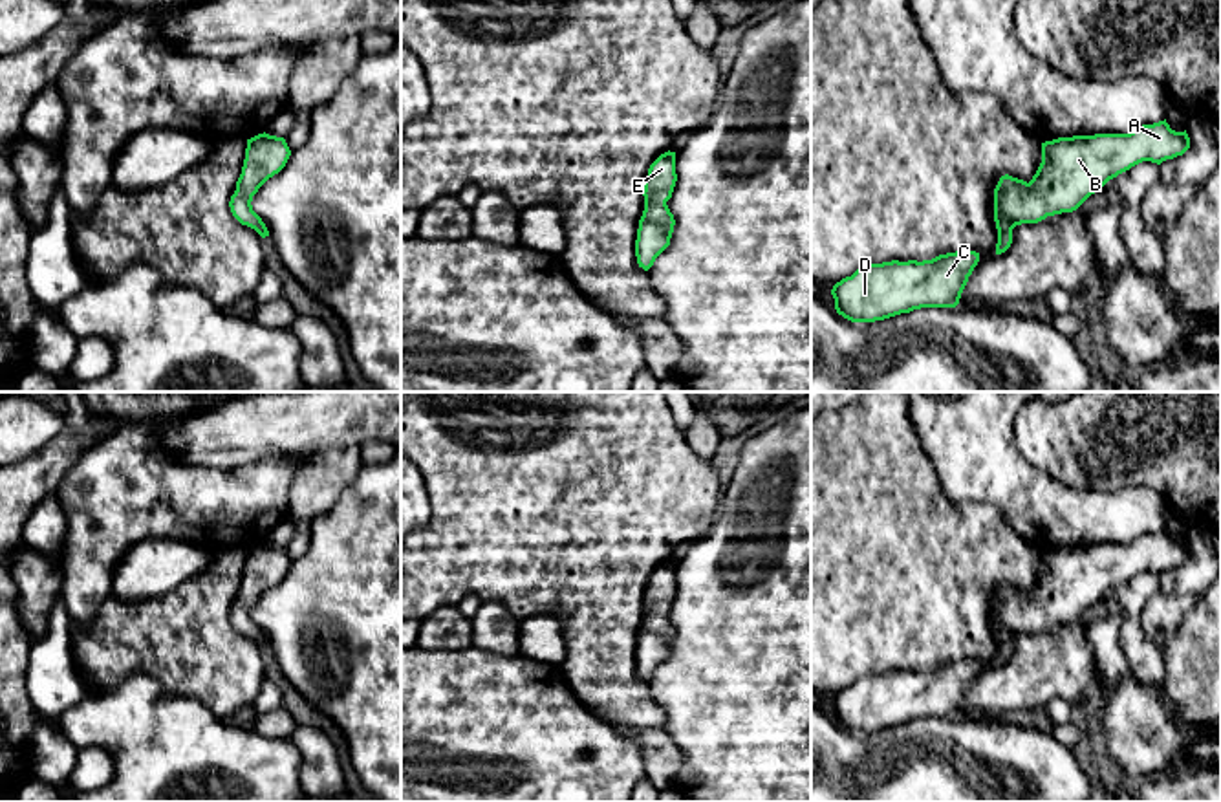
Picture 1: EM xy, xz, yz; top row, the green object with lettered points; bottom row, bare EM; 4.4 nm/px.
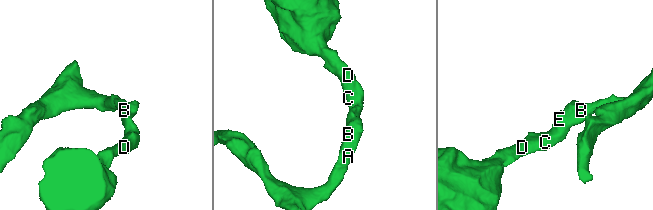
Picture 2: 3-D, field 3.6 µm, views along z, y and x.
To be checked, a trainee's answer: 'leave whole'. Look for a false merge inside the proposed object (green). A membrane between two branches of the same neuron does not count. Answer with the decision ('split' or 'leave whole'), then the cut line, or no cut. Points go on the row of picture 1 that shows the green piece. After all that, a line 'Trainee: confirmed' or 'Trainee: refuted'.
leave whole; cut none
Trainee: confirmed

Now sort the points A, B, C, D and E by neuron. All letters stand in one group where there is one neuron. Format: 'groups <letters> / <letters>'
groups A B C D E

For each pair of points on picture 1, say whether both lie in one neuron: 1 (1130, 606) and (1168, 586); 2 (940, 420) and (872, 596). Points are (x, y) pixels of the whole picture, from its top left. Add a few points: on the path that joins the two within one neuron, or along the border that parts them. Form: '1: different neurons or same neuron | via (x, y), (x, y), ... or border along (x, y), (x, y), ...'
1: different neurons | border along (1159, 575), (1161, 590)
2: different neurons | border along (910, 414), (914, 431), (945, 493)

